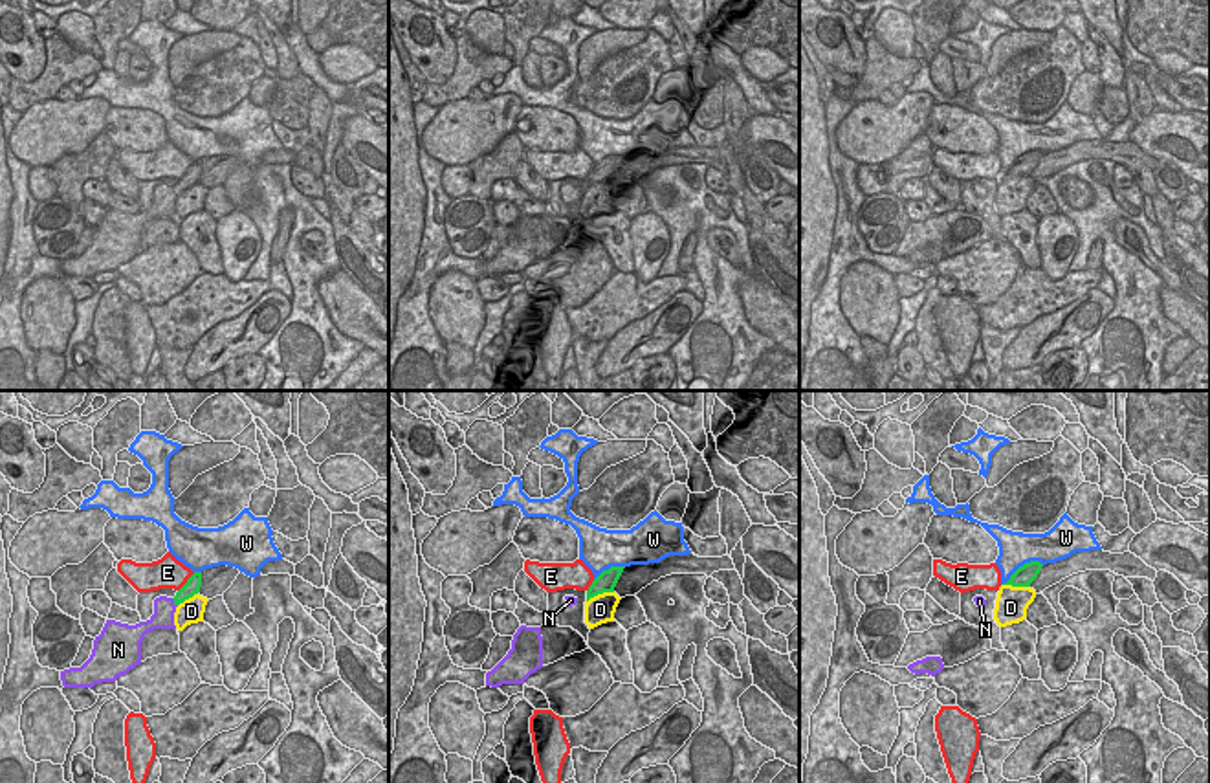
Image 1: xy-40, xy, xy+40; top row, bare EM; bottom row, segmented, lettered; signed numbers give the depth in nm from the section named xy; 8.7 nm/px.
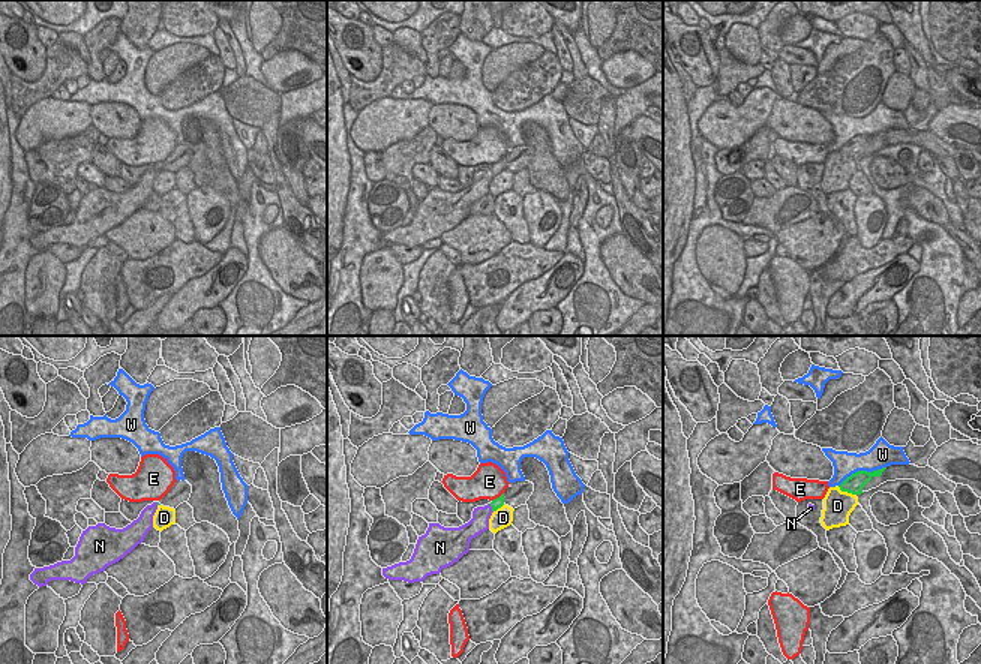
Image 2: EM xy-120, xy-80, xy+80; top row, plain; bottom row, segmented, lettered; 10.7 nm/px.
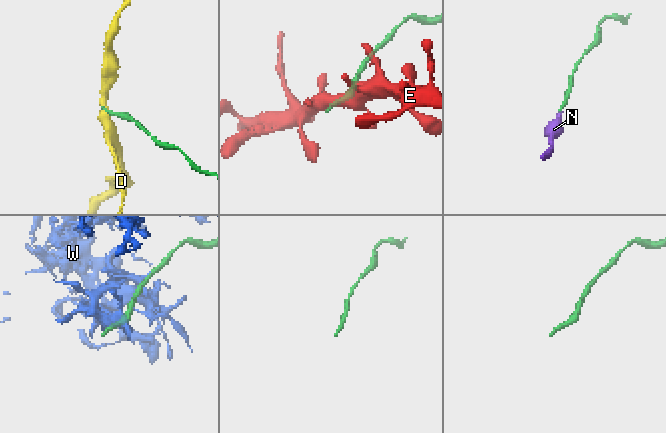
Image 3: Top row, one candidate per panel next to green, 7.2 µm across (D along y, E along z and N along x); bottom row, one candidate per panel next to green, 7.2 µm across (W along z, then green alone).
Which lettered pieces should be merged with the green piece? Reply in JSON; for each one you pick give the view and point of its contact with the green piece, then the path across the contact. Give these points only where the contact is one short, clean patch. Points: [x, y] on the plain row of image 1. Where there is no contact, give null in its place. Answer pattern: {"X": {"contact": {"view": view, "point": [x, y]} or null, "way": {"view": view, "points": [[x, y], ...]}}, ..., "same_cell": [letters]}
{"N": {"contact": {"view": "xy-40", "point": [175, 191]}, "way": {"view": "xy-40", "points": [[191, 176], [175, 191], [164, 197]]}}, "same_cell": ["N"]}

